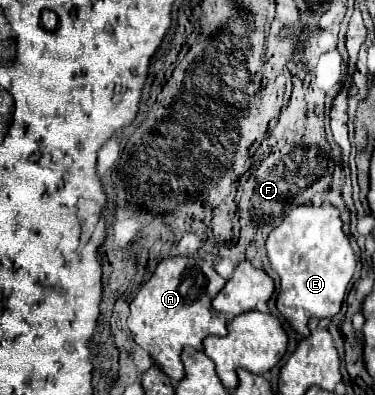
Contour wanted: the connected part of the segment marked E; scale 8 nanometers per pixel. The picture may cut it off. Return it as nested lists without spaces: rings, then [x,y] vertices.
[[[304,204],[296,206],[266,240],[270,264],[280,276],[280,294],[276,306],[290,326],[304,336],[308,334],[308,320],[312,316],[330,318],[340,312],[348,282],[354,276],[356,256],[342,226],[344,222],[340,212],[332,204]]]

